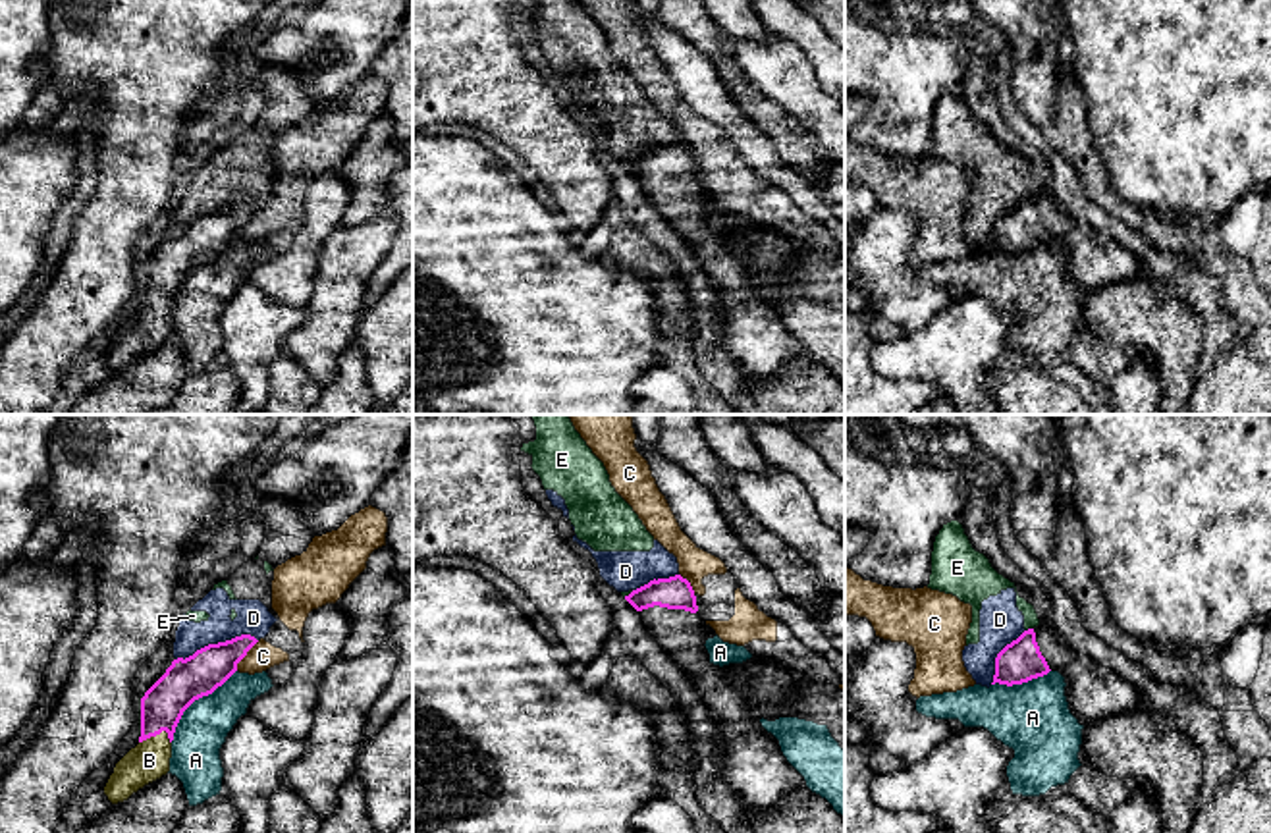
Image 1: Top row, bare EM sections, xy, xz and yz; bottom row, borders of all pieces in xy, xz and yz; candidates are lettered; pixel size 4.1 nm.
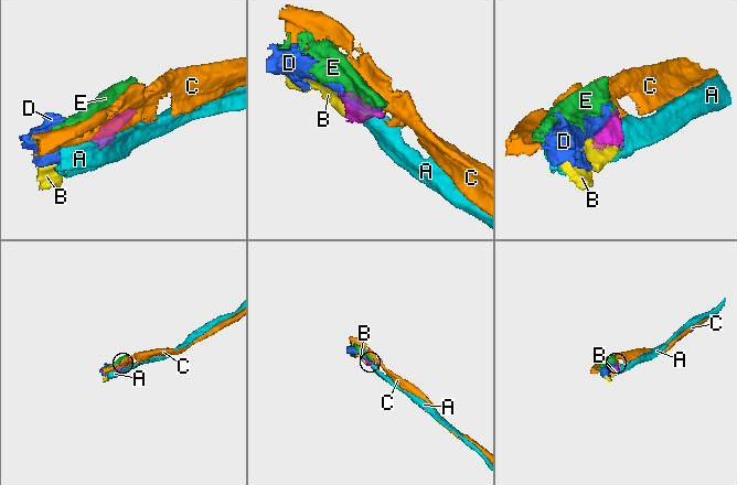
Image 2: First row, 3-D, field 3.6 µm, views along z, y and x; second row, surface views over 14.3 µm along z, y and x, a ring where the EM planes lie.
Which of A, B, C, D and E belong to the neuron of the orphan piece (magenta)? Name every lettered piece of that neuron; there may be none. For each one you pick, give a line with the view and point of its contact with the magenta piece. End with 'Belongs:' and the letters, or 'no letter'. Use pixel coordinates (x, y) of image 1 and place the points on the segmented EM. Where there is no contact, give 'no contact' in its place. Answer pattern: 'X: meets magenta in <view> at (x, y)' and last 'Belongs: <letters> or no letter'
B: meets magenta in xy at (155, 735)
Belongs: B

